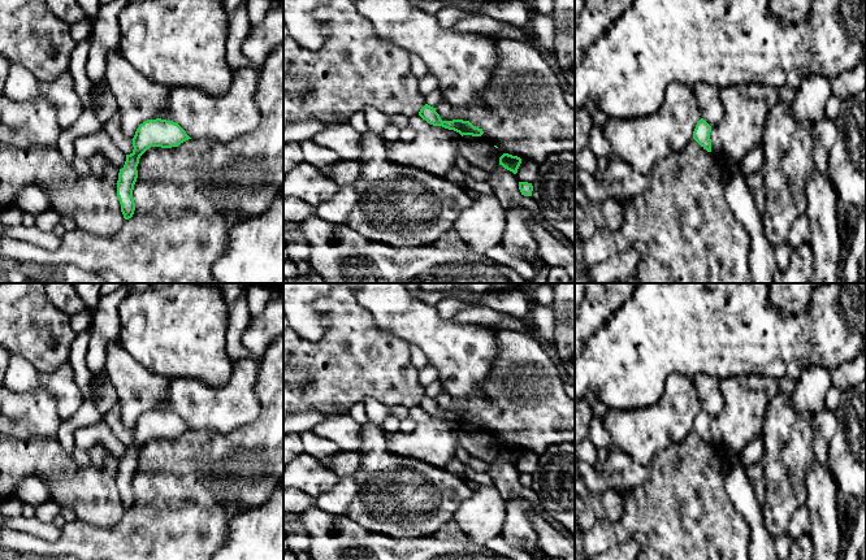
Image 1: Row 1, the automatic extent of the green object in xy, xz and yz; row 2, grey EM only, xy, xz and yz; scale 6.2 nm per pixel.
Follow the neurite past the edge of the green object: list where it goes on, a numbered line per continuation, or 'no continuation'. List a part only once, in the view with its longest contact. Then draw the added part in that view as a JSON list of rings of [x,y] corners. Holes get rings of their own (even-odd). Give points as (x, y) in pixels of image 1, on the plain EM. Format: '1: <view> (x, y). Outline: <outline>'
no continuation

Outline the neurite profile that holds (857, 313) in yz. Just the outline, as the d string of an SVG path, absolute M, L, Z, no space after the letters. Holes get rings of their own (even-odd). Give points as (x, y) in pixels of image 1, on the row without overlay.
M640 283L632 298L596 334L586 339L580 355L575 357L575 400L585 399L585 395L593 391L607 408L638 409L650 407L661 399L666 379L674 373L685 377L709 374L718 379L740 374L758 374L778 379L787 377L797 383L802 372L809 366L819 365L833 370L859 355L866 355L866 283L823 283L814 290L810 309L797 317L768 304L767 283Z

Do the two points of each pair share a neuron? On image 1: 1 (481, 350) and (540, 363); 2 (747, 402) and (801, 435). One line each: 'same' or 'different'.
1: different
2: different

